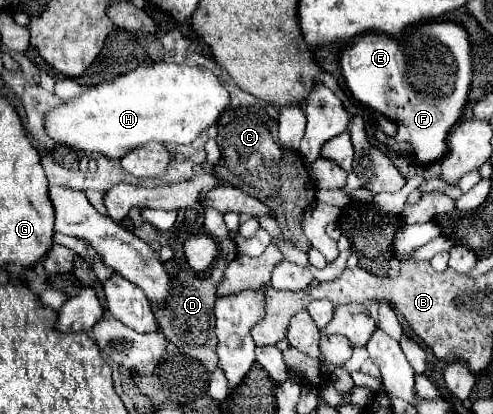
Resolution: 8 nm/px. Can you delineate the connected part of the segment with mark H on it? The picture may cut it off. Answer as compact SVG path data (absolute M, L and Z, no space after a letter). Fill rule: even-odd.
M155 63L147 67L137 67L113 81L103 81L85 87L85 91L45 115L45 133L59 145L67 149L99 153L105 157L123 157L131 149L145 145L149 141L187 145L197 139L197 135L209 129L229 105L229 93L221 87L219 79L203 67L189 67L177 63Z

